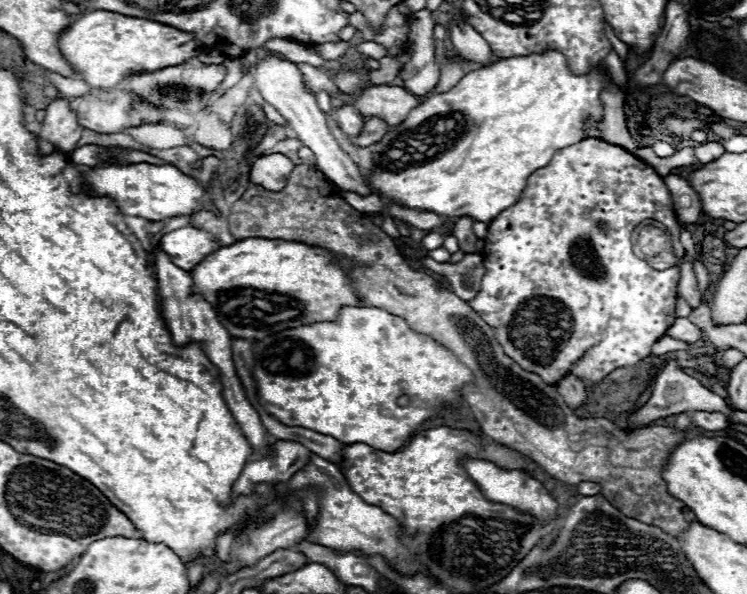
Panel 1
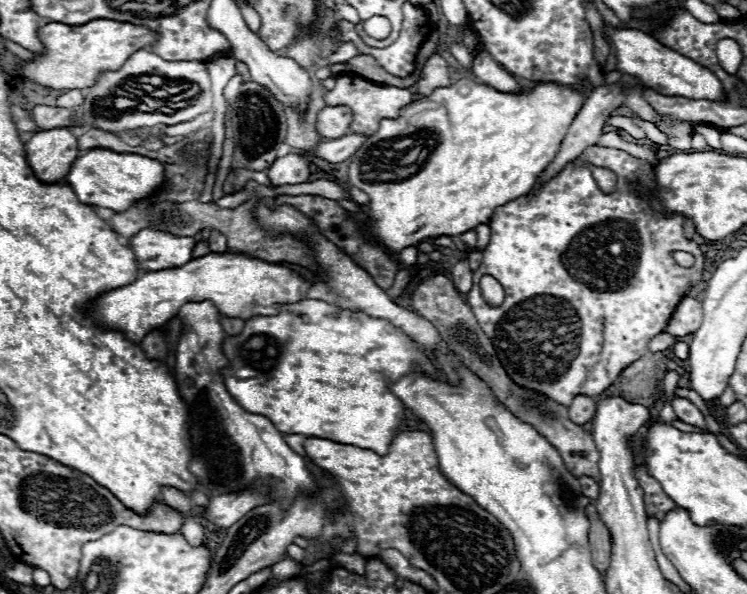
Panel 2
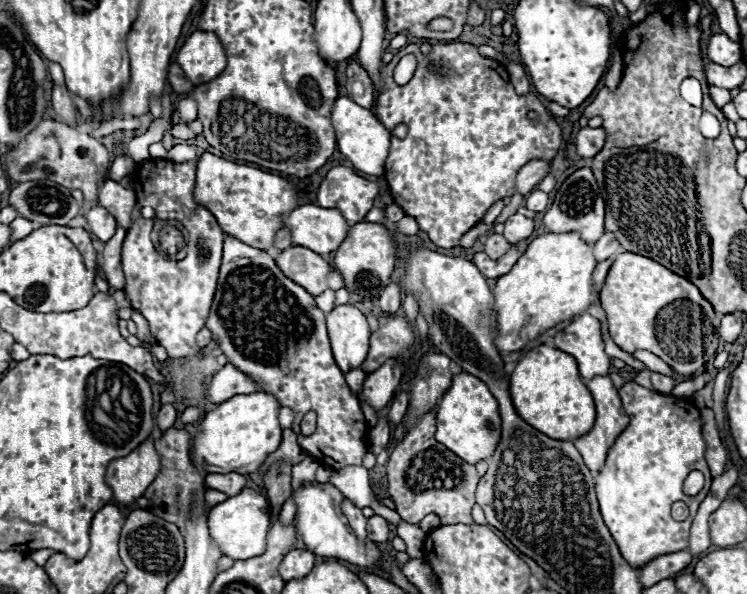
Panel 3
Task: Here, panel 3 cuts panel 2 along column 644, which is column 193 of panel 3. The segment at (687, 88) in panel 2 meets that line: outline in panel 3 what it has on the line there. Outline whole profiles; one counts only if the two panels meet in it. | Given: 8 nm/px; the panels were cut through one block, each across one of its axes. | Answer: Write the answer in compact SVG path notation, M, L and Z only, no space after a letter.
M194 32L180 48L176 60L194 86L214 80L226 66L220 40L214 34L204 32Z

